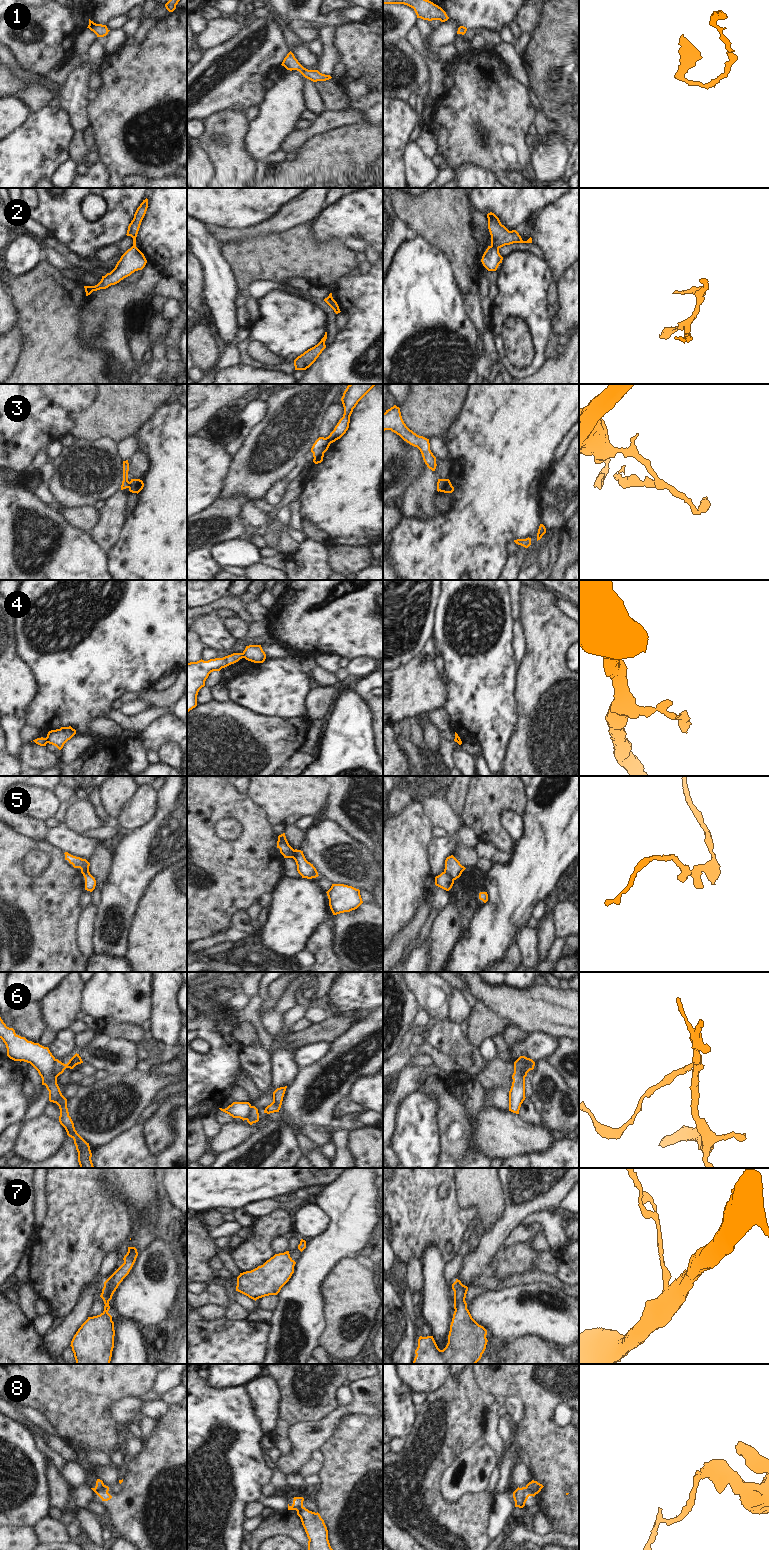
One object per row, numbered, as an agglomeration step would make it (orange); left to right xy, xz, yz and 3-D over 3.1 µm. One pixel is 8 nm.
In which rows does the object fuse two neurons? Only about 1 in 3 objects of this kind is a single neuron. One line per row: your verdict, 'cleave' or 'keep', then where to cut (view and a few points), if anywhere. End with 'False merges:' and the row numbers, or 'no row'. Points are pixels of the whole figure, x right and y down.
1: keep; cut none
2: cleave; cut yz (491, 245), (498, 249)
3: cleave; cut xz (325, 438), (330, 443)
4: cleave; cut xy (46, 737), (47, 742)
5: cleave; cut yz (444, 871), (454, 879)
6: cleave; cut yz (528, 1058), (518, 1066), (523, 1076)
7: keep; cut none
8: cleave; cut yz (524, 1487), (529, 1495)
False merges: 2, 3, 4, 5, 6, 8

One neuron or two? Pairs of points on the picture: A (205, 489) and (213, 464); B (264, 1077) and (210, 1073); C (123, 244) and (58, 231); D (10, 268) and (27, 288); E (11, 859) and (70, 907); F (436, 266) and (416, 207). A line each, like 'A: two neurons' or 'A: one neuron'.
A: one neuron
B: two neurons
C: two neurons
D: two neurons
E: one neuron
F: two neurons

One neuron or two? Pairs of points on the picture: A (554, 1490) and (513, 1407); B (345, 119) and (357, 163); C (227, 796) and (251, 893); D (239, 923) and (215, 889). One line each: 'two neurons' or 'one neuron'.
A: two neurons
B: two neurons
C: one neuron
D: two neurons

